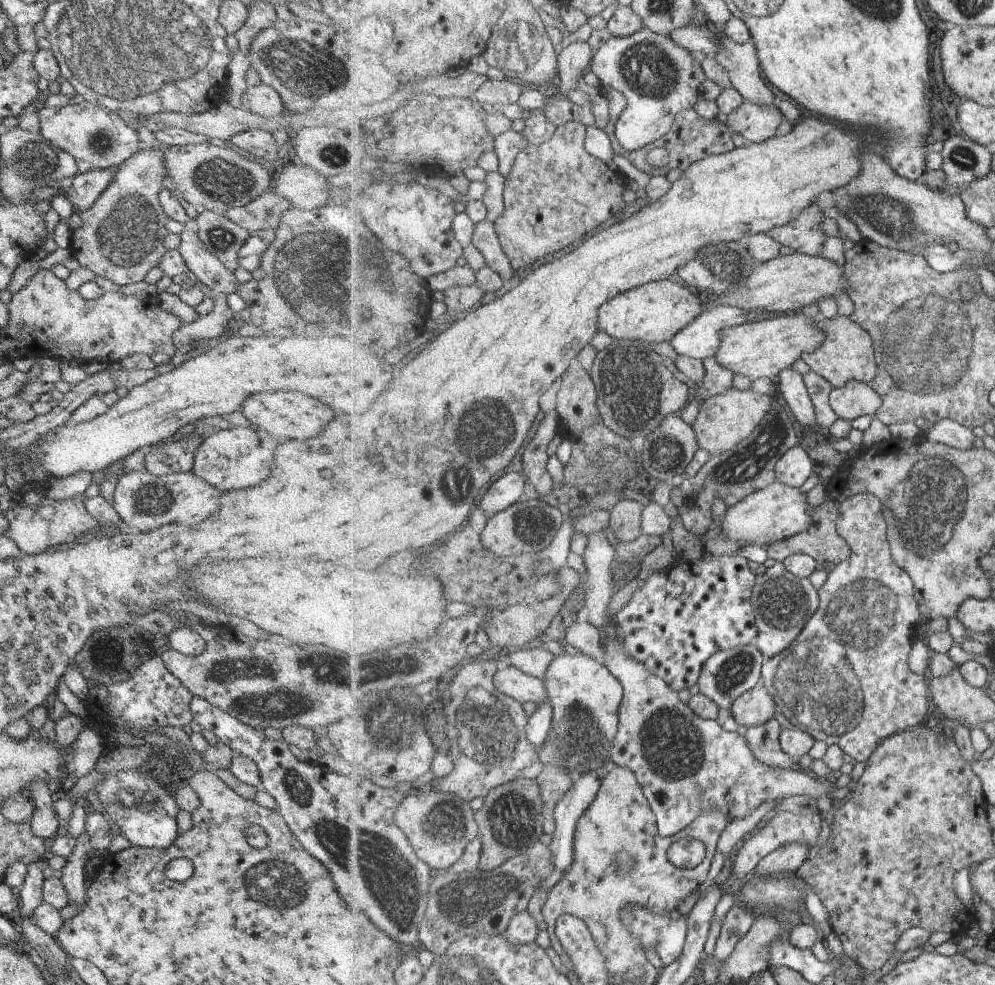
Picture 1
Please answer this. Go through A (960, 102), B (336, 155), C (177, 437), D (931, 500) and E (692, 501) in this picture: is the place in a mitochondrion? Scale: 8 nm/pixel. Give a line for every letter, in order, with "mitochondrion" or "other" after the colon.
A: other
B: mitochondrion
C: other
D: mitochondrion
E: mitochondrion

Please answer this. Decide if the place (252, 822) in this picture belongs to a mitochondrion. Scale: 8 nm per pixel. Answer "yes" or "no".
no

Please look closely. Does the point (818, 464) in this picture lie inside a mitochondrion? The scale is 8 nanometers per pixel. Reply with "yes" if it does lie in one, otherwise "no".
no

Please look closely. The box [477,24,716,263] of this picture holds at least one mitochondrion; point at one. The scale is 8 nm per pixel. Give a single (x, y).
(645, 68)

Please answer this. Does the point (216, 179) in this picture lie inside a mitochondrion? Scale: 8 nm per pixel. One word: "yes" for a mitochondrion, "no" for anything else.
yes

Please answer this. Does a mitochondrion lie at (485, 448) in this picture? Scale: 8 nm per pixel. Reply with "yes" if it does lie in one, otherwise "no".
yes

